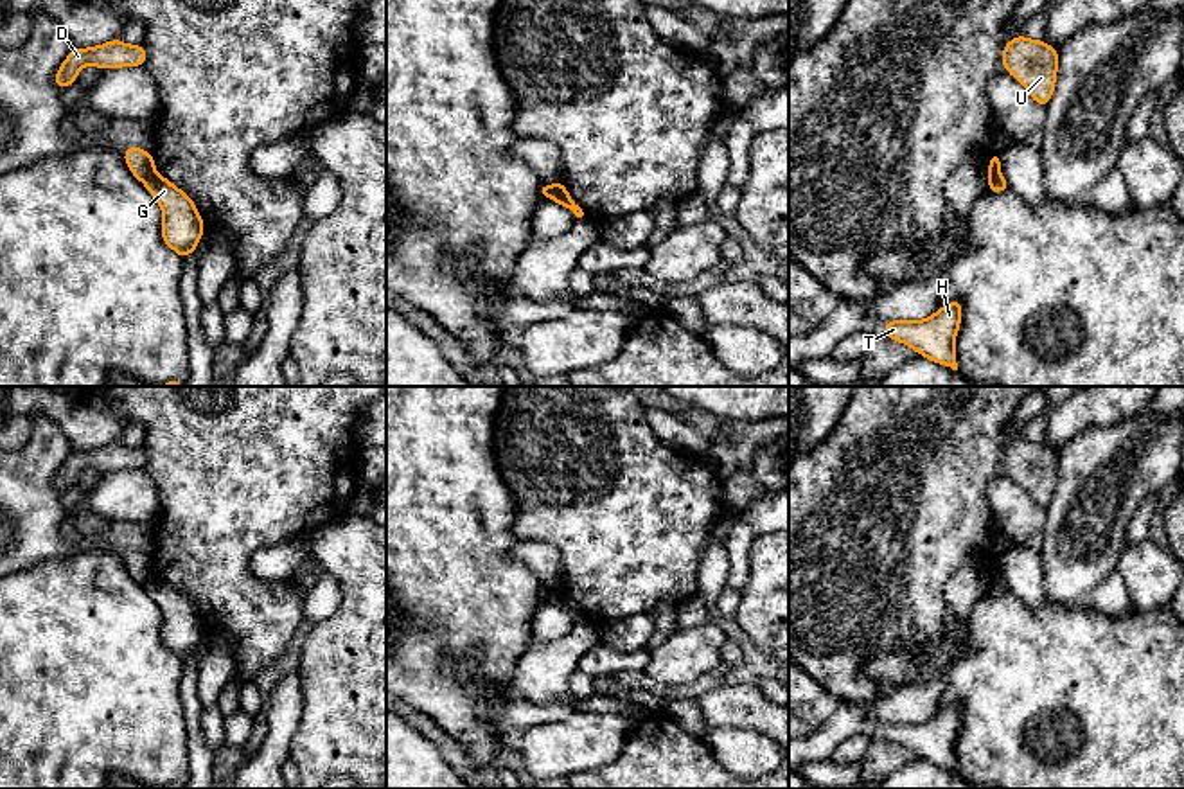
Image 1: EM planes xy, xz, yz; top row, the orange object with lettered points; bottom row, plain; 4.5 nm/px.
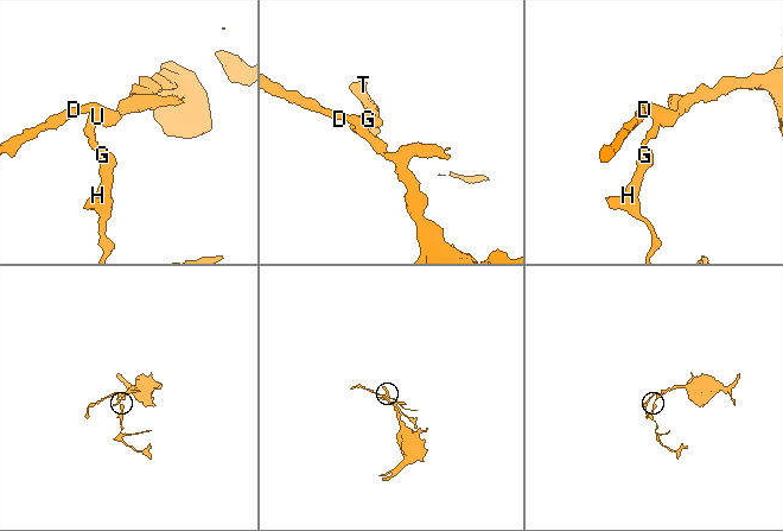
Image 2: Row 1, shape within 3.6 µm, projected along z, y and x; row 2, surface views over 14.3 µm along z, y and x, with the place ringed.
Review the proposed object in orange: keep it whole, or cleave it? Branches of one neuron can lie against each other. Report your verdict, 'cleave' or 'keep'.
cleave

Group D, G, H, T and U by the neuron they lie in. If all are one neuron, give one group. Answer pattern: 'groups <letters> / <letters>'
groups D U / G H T

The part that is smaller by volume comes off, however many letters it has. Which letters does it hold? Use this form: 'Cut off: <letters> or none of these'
Cut off: G, H, T

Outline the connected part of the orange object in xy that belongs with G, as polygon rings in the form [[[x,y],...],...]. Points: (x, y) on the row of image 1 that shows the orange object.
[[[156,171],[144,182],[144,185],[162,208],[163,243],[181,259],[194,253],[205,232],[205,223],[190,196]]]

